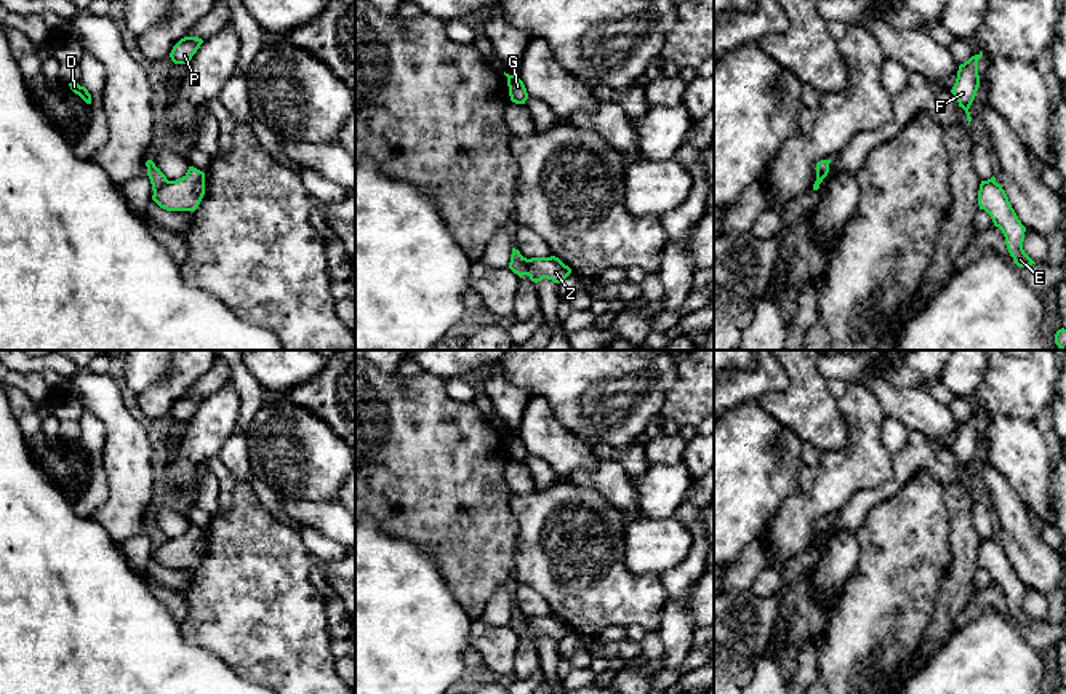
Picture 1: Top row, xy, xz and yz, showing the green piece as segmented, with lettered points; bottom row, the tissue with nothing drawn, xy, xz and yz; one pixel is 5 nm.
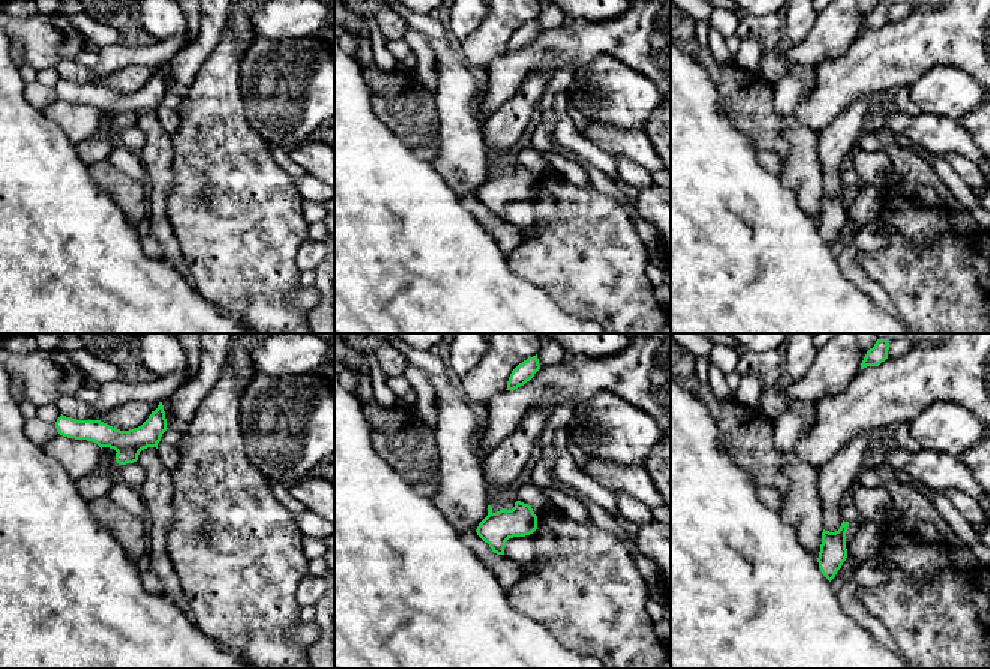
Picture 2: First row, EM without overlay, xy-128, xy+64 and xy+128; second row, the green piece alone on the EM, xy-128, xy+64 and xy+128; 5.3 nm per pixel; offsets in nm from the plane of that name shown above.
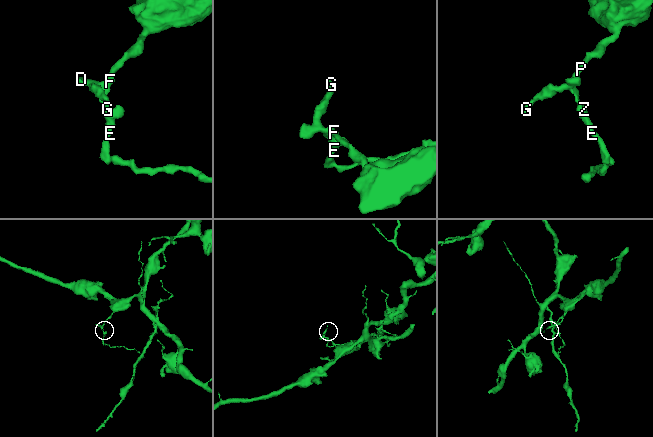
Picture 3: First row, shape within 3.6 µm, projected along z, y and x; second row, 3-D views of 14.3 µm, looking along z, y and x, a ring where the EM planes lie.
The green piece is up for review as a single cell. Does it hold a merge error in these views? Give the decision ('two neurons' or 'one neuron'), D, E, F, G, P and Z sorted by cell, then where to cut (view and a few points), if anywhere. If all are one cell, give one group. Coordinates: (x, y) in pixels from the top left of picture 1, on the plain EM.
two neurons | D F G P / E Z | xz (527, 618), (524, 632)

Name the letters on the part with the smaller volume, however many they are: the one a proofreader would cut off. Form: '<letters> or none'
E, Z

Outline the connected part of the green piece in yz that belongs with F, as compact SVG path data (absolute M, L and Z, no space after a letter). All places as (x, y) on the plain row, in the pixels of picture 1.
M980 409L978 413L972 414L968 419L959 424L956 441L951 448L954 456L967 472L968 483L972 480L970 475L970 464L976 454L980 445L980 433L978 433L978 417L983 414Z

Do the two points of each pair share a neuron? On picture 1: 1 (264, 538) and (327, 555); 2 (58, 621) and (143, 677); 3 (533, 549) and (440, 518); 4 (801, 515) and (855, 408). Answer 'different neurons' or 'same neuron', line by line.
1: different neurons
2: same neuron
3: different neurons
4: same neuron

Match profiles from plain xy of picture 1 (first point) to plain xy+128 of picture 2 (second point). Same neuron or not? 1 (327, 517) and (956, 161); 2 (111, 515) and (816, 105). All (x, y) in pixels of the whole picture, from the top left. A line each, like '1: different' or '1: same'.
1: different
2: different

